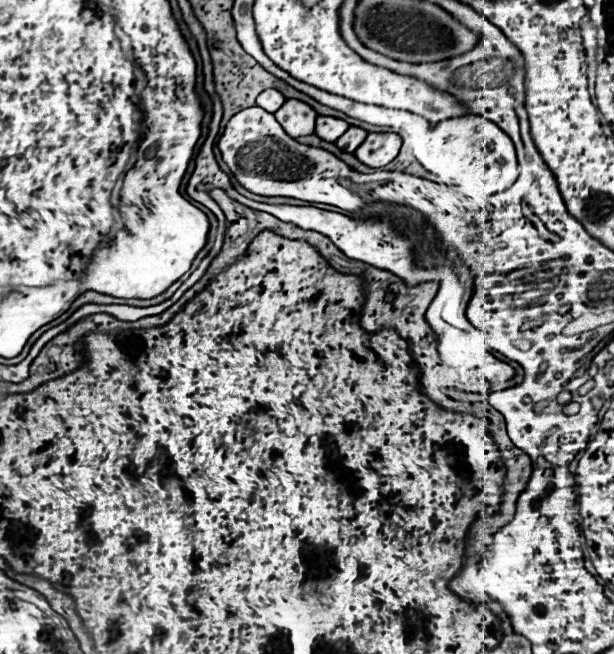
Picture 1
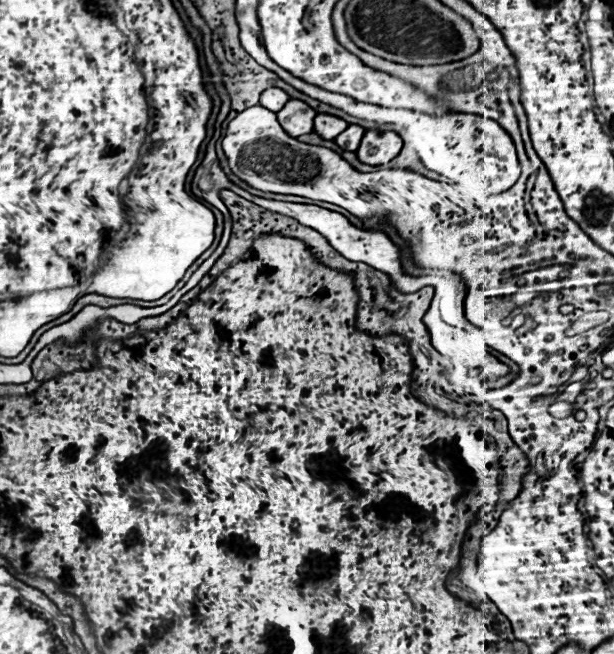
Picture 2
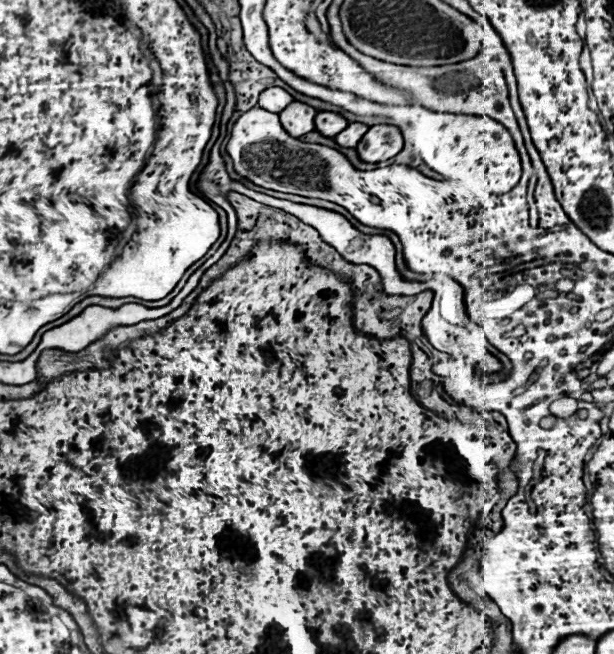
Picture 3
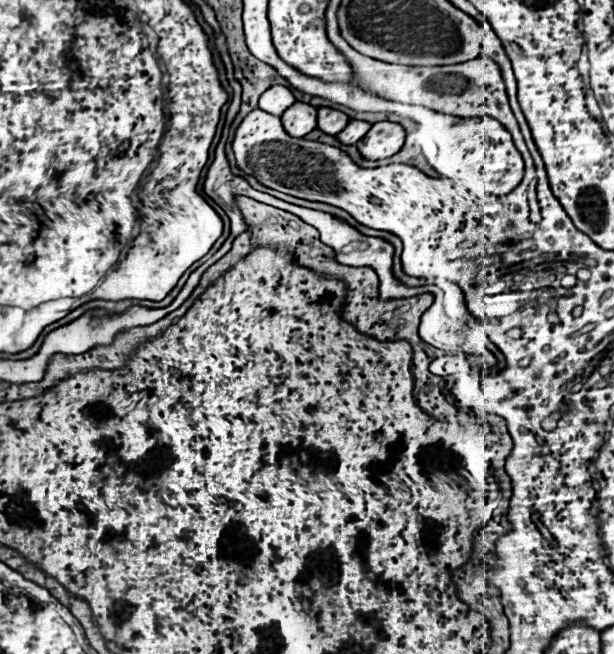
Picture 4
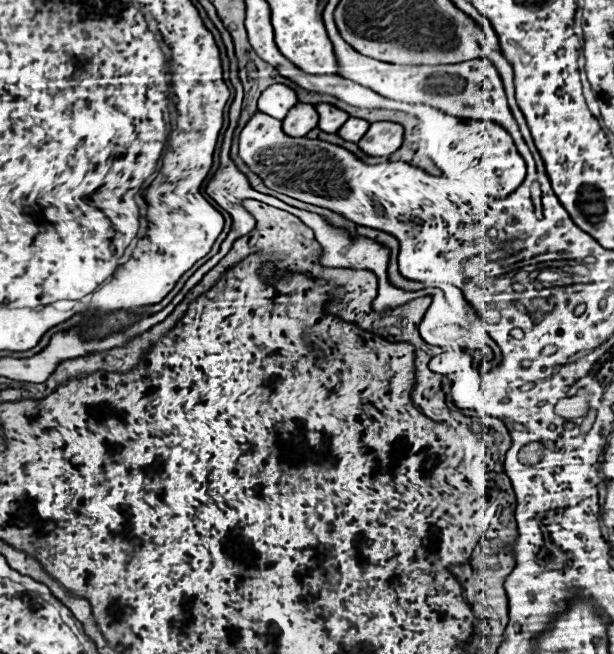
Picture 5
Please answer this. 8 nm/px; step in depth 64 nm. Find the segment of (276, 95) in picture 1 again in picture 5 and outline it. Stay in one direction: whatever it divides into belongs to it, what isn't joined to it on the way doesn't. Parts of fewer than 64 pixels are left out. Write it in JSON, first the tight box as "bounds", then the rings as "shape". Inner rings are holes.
{"bounds":[258,84,298,120],"shape":[[[272,84],[258,98],[258,110],[276,120],[284,120],[290,108],[294,108],[296,104],[298,104],[296,92],[286,84]]]}

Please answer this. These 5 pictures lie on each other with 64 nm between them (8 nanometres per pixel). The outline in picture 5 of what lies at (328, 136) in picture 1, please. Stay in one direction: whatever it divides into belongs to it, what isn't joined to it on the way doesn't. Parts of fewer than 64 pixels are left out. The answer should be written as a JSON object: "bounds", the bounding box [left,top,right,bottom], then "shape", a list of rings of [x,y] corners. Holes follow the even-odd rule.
{"bounds":[316,102,350,134],"shape":[[[320,102],[316,104],[316,112],[320,114],[320,124],[318,128],[328,132],[328,134],[334,134],[340,130],[340,126],[350,118],[346,112],[342,112],[340,108],[332,106],[332,104],[326,104],[326,102]]]}

